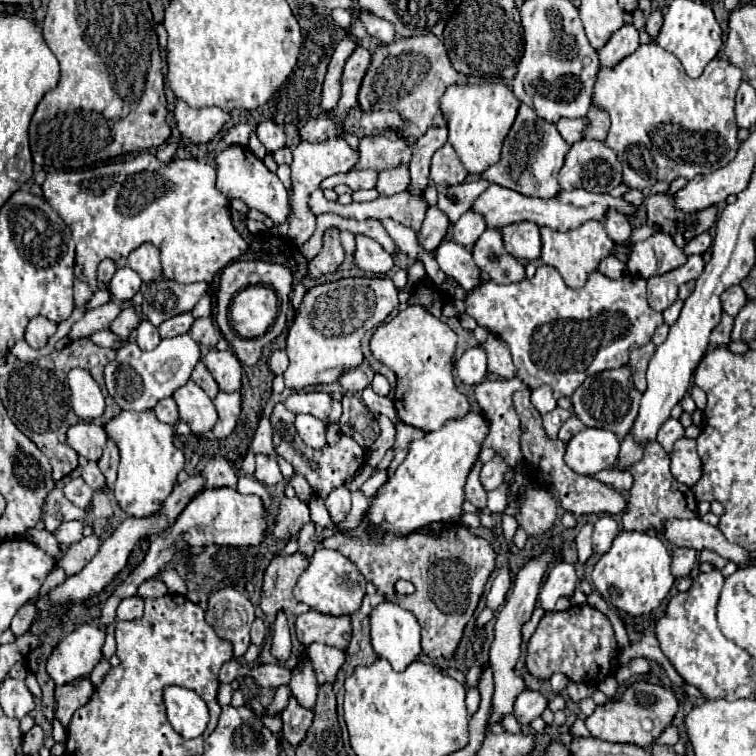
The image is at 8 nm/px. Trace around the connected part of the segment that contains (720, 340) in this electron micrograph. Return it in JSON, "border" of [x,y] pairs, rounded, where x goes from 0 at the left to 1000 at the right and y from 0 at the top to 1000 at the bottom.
{"border":[[[956,413],[954,429],[951,429],[951,431],[943,437],[943,442],[940,442],[940,458],[964,455],[964,450],[967,450],[967,437],[970,437],[970,421]]]}

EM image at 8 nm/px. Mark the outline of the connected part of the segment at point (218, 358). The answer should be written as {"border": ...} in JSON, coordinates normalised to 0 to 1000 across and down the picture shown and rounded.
{"border":[[[282,460],[269,471],[269,479],[287,503],[290,516],[311,519],[319,513],[319,479],[306,463],[292,466]]]}

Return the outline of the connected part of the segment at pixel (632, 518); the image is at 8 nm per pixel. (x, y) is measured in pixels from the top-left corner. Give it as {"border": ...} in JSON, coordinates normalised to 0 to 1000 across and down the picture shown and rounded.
{"border":[[[869,582],[851,590],[851,606],[829,619],[837,630],[837,646],[832,648],[832,675],[824,680],[824,698],[843,704],[869,704],[874,706],[874,690],[885,685],[922,685],[919,653],[911,643],[896,638],[885,624],[885,601],[874,593]]]}

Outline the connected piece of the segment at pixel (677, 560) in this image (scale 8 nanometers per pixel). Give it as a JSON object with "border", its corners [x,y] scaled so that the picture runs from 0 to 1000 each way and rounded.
{"border":[[[893,725],[890,728],[890,746],[888,746],[888,757],[893,765],[903,765],[911,762],[914,754],[922,746],[922,730],[914,725]]]}

